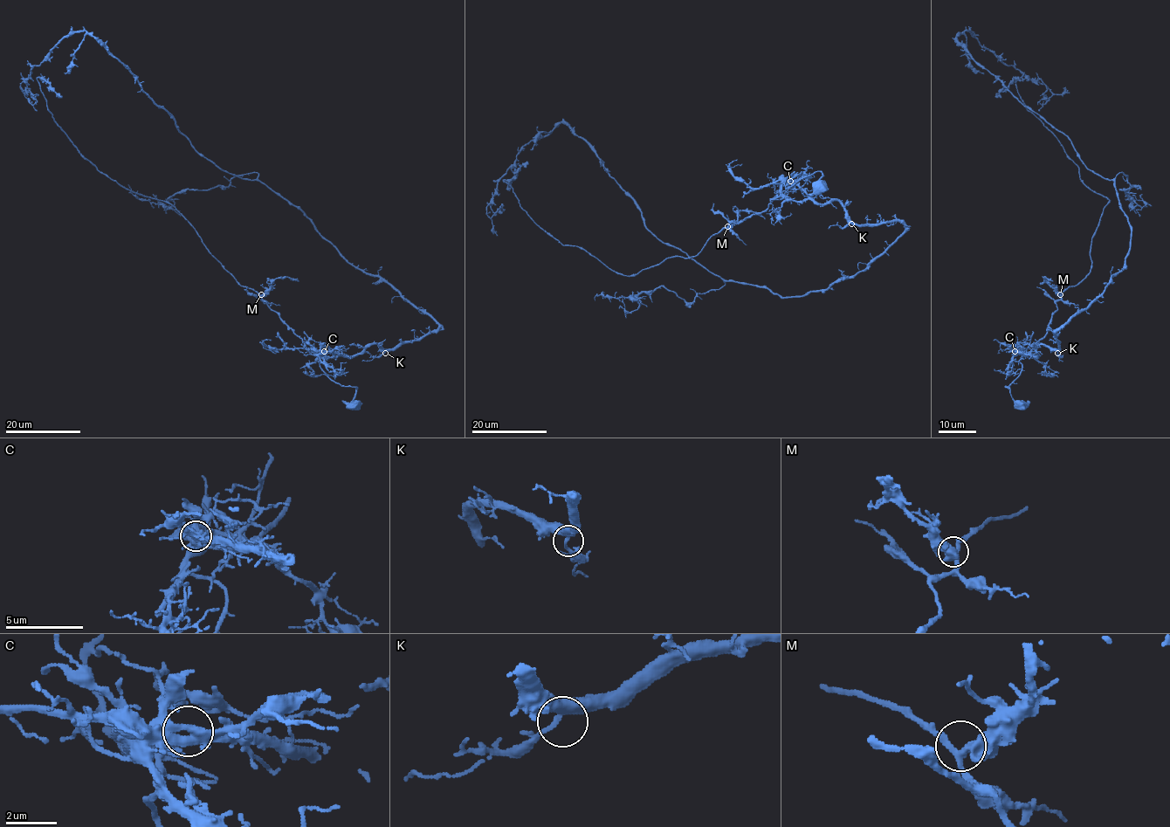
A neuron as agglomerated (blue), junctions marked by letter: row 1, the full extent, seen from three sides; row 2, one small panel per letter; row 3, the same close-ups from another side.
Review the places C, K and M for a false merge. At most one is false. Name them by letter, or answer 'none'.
C

